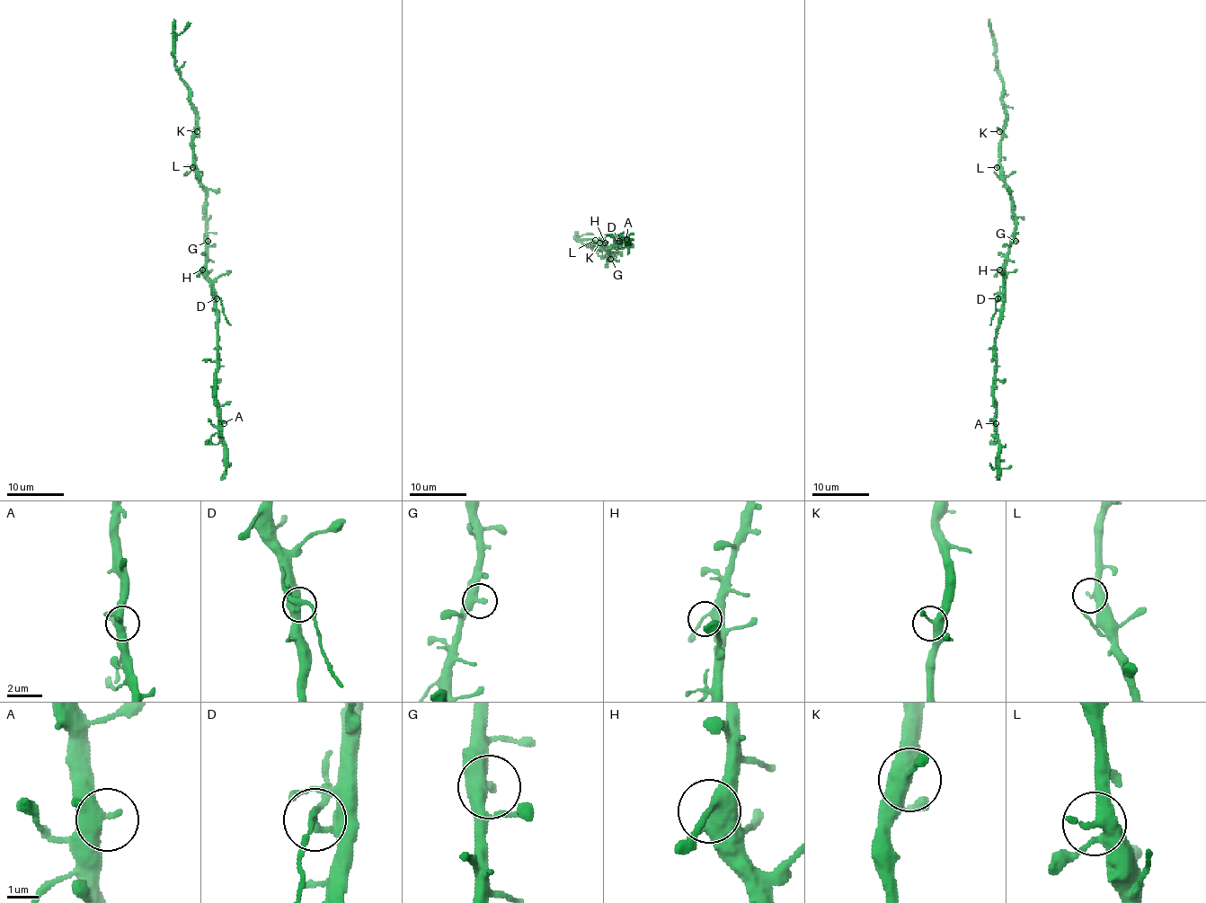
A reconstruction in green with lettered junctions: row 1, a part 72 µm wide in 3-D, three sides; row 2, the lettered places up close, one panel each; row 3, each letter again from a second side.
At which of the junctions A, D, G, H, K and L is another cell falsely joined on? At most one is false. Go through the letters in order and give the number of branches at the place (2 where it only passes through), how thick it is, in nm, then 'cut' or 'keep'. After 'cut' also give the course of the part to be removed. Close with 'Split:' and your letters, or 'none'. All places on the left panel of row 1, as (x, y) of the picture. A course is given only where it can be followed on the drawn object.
A: 2 branches meet; 360 nm thick; keep
D: 2 branches meet; 280 nm thick; cut; foreign part runs (217, 297), (221, 300), (222, 312), (231, 324)
G: 2 branches meet; 400 nm thick; keep
H: 2 branches meet; 360 nm thick; keep
K: 2 branches meet; 480 nm thick; keep
L: 3 branches meet; 320 nm thick; keep
Split: D

